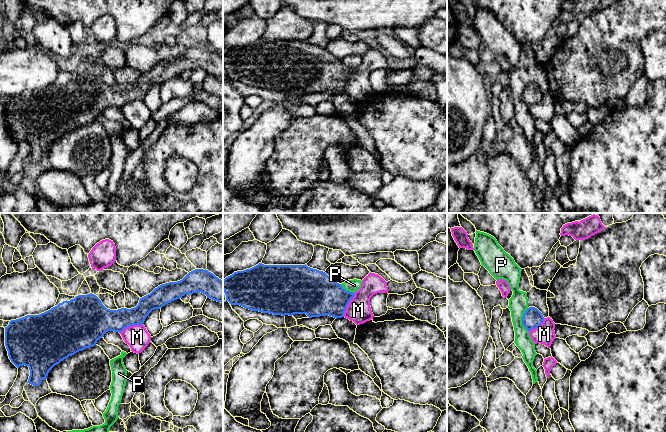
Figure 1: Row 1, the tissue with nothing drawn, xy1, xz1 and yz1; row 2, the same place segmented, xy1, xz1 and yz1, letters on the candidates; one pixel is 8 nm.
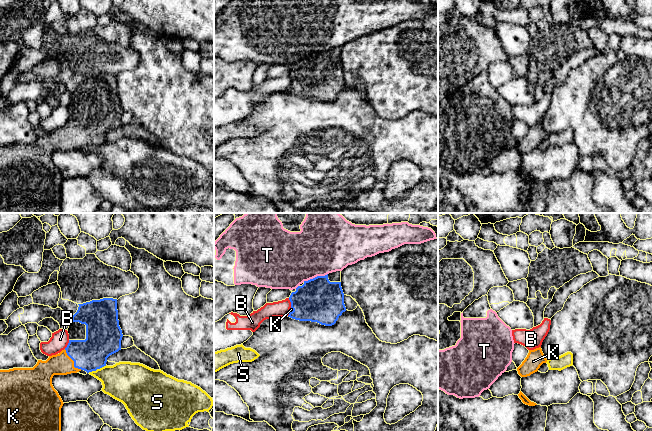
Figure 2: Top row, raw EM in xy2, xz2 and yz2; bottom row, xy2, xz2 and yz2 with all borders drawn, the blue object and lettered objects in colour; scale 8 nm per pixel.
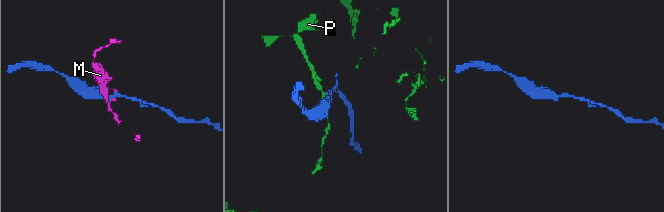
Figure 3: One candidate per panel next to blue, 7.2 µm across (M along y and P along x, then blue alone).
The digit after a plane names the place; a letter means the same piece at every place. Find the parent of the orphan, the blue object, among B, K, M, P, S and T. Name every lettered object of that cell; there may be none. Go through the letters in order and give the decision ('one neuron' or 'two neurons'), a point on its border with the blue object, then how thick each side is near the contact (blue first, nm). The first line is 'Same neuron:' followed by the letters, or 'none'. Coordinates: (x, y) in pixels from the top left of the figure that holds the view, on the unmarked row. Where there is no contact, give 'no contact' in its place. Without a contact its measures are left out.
Same neuron: K
B: two neurons; meets blue in xz2 at (291, 79); 360 nm thick on the blue side, 130 nm on the other
K: one neuron; meets blue in xy2 at (73, 136); 260 nm thick on the blue side, 180 nm on the other
M: two neurons; meets blue in xz1 at (347, 81); 340 nm thick on the blue side, 190 nm on the other
P: two neurons; meets blue in yz1 at (522, 95); 160 nm thick on the blue side, 160 nm on the other
S: two neurons; meets blue in xy2 at (97, 144); 280 nm thick on the blue side, 320 nm on the other
T: two neurons; meets blue in xz2 at (315, 53); 360 nm thick on the blue side, 420 nm on the other

